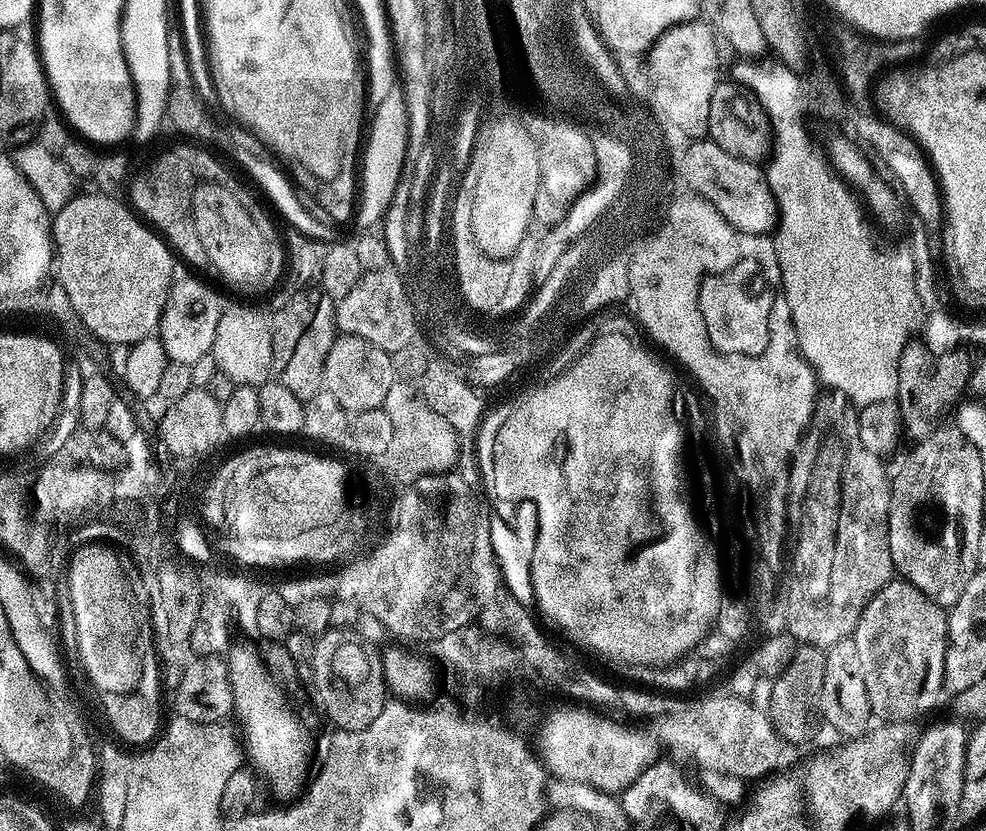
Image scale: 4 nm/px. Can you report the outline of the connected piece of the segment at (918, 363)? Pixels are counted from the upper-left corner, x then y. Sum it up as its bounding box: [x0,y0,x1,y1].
[895,342,966,442]

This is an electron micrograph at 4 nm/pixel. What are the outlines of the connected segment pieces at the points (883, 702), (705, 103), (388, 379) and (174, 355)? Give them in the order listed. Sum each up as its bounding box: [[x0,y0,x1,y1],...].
[[854,578,948,722],[650,18,722,138],[324,334,398,414],[158,276,225,364]]

